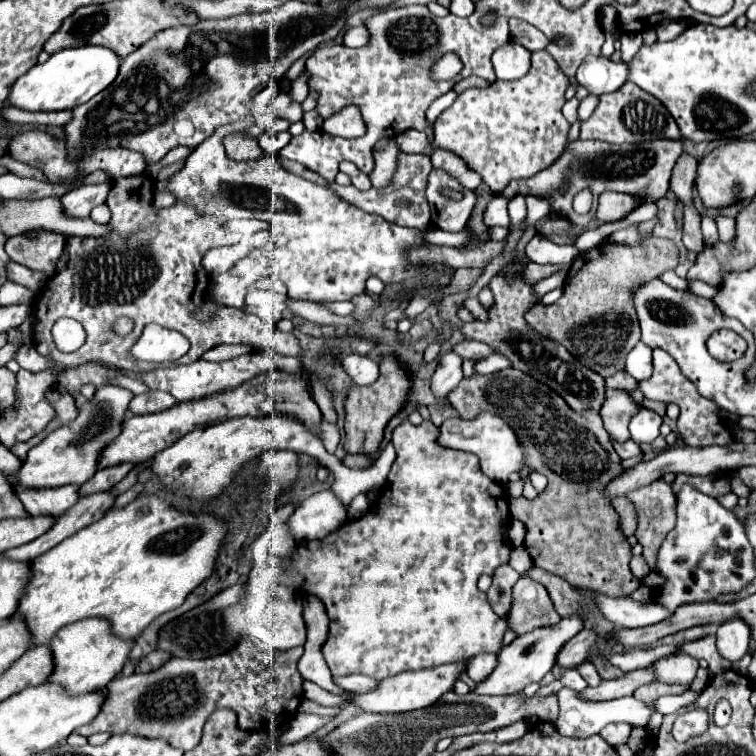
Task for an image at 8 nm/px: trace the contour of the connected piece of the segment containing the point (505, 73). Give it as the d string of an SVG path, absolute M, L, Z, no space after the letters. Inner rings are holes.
M507 42L493 54L493 66L499 80L517 80L529 70L531 52L517 42Z

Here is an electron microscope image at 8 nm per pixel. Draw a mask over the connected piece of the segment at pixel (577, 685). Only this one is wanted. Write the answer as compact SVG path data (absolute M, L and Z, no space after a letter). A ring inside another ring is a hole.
M569 668L569 670L563 670L563 674L557 678L565 688L571 688L571 690L577 690L577 692L583 692L587 688L587 682L581 678L581 674L575 670L575 668Z

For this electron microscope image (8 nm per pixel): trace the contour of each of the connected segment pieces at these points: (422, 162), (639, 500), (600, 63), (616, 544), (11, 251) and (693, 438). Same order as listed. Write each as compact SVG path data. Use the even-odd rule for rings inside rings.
M399 154L401 158L397 158L397 170L395 170L395 178L391 178L391 184L385 186L383 190L379 188L371 188L367 192L359 192L355 186L329 186L331 190L335 190L335 194L339 194L339 198L347 200L349 204L359 206L361 210L373 212L383 216L387 222L395 222L397 226L407 226L407 228L427 228L431 212L425 200L425 182L427 182L427 174L431 172L431 160L425 154Z
M663 478L639 488L639 490L631 490L631 494L627 494L627 498L631 498L635 512L637 512L637 542L643 546L643 558L647 562L647 566L651 568L651 572L657 570L657 552L661 548L661 542L665 540L665 536L675 528L675 518L677 518L677 498L671 492L671 484L667 484Z
M591 56L587 58L579 68L575 80L589 90L589 94L601 96L619 90L623 82L627 82L629 70L627 64L611 62L609 58L601 56Z
M517 368L463 378L457 388L451 390L447 400L453 404L461 418L475 418L475 414L491 410L493 414L499 414L505 422L511 422L511 428L517 430L519 440L523 442L523 450L527 450L527 466L547 476L549 486L535 500L527 500L523 496L509 500L511 516L527 526L525 546L535 566L547 570L549 574L565 578L571 586L583 586L605 596L627 596L637 590L639 582L629 570L631 546L619 530L615 510L611 510L611 498L607 496L607 484L623 474L623 466L621 458L615 454L609 442L609 434L603 428L601 416L595 414L595 410L573 412L563 402L563 398L559 398L559 394L555 394L549 386L535 382L535 378L519 372Z
M39 232L33 240L27 236L13 236L5 244L5 252L11 260L43 272L47 278L55 276L57 262L63 254L65 236L57 232Z
M653 350L653 368L655 370L651 378L639 382L639 390L649 400L661 400L667 404L675 402L681 408L681 414L677 418L677 432L679 432L679 438L685 442L685 446L709 446L709 444L729 446L735 442L731 428L721 418L721 408L713 400L703 398L697 392L697 386L683 376L677 362L667 352Z

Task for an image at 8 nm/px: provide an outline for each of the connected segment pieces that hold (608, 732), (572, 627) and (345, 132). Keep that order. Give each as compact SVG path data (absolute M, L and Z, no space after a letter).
M613 722L613 724L607 724L599 734L603 734L603 738L611 744L611 746L619 746L619 744L625 744L629 734L631 734L631 724L625 724L625 722Z
M569 614L569 616L561 618L561 622L555 626L535 628L533 632L517 636L509 646L503 646L503 650L497 654L499 666L495 668L491 678L477 684L475 694L487 696L512 695L521 692L523 686L527 686L531 682L539 682L549 670L553 670L559 650L573 636L577 636L581 630L583 630L583 618L579 614Z
M345 106L339 112L331 114L329 118L323 120L323 130L335 134L335 136L343 136L343 138L357 138L365 134L365 122L358 107Z

